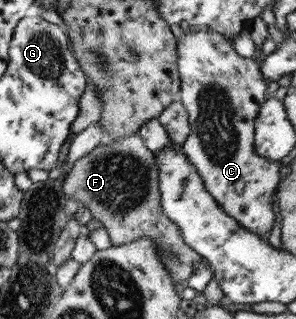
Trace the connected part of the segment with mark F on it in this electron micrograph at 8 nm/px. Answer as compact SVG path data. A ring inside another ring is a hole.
M135 133L129 134L120 140L100 144L93 147L88 154L73 161L68 174L63 177L61 188L67 203L89 208L92 218L99 220L105 228L113 246L128 244L139 238L150 238L158 250L159 259L163 267L169 271L169 277L174 283L185 284L189 275L193 272L192 262L199 259L189 246L181 239L179 228L173 224L161 210L160 192L158 190L158 169L152 154L143 143L143 140Z

